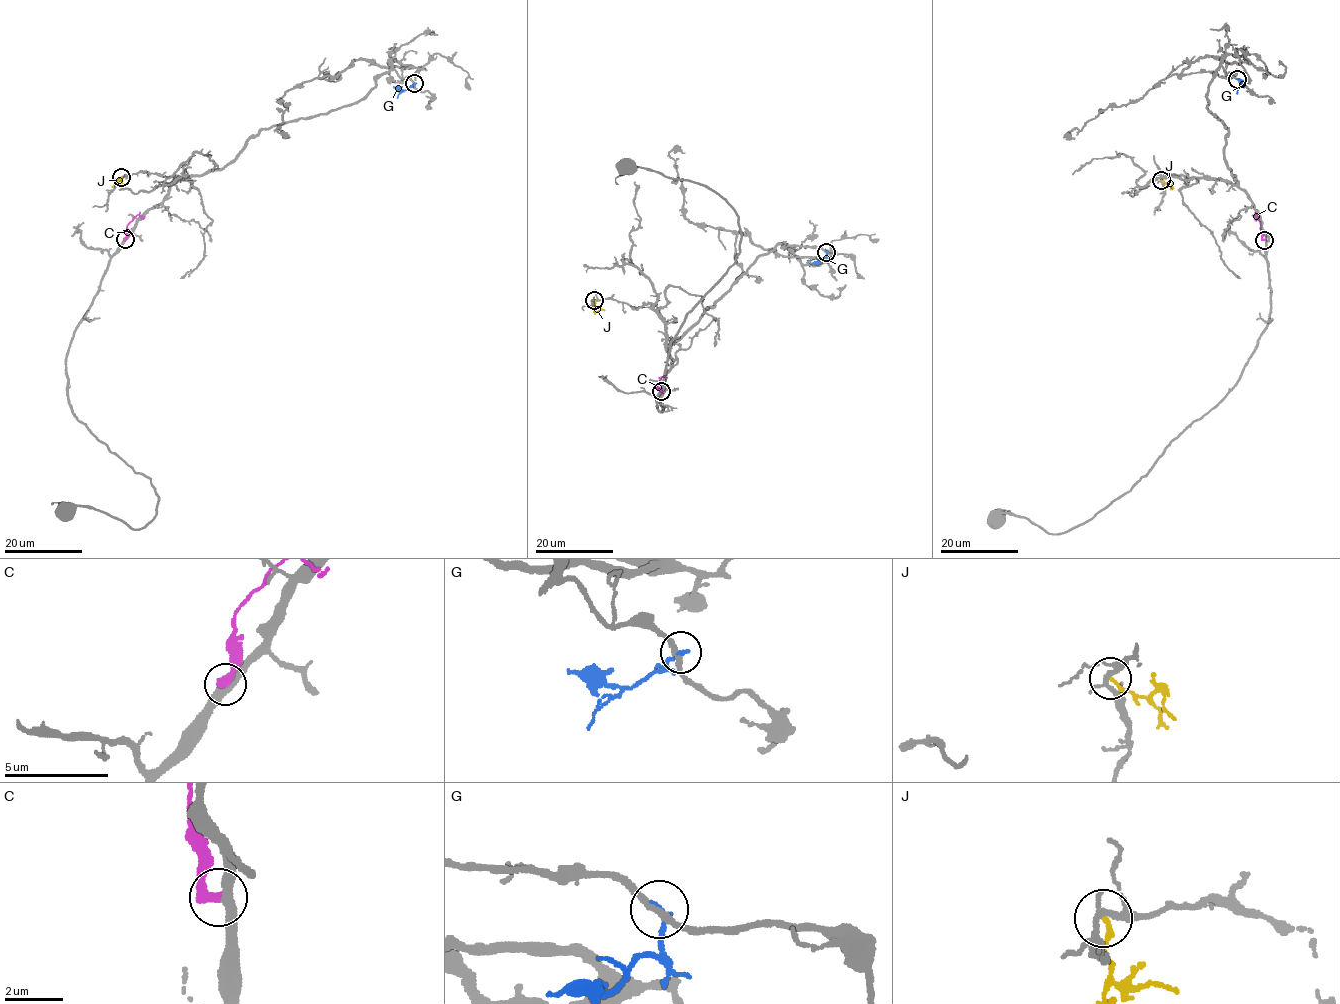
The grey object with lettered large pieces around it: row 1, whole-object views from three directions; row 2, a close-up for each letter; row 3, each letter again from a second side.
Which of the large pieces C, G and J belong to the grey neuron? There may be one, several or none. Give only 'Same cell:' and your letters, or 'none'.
Same cell: none

